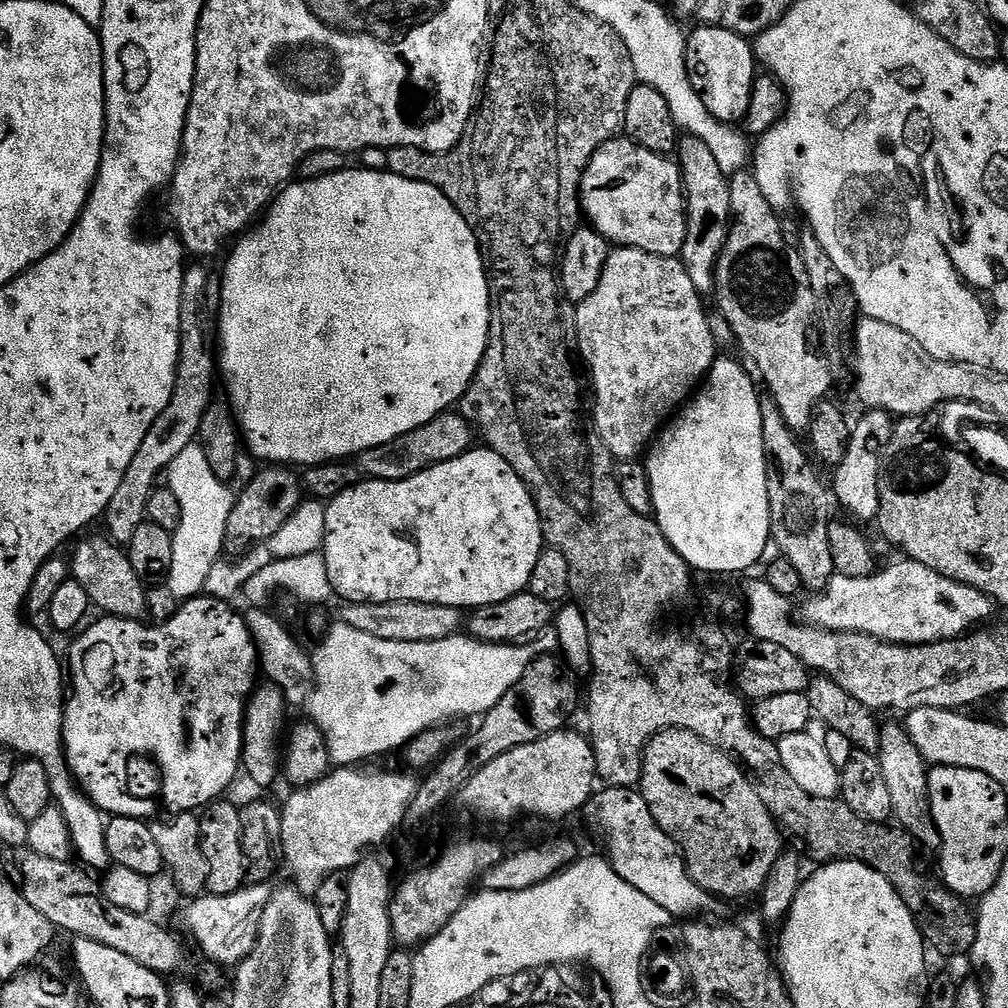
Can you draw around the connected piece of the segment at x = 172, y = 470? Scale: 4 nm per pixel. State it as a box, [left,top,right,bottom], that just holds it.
[166,443,232,602]

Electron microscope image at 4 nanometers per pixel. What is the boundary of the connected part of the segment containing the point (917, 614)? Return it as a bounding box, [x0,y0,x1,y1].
[803,558,994,644]

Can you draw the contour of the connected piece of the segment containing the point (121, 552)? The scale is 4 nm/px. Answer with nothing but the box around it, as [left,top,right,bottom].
[70,535,148,621]

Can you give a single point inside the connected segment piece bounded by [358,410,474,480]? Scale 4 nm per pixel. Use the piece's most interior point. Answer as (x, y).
(445, 437)

